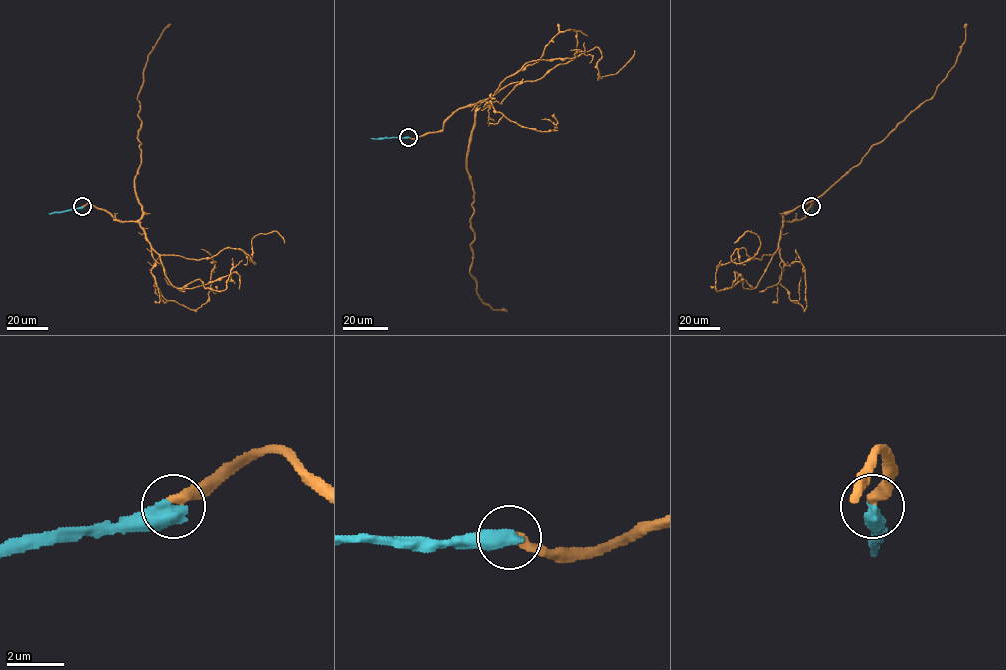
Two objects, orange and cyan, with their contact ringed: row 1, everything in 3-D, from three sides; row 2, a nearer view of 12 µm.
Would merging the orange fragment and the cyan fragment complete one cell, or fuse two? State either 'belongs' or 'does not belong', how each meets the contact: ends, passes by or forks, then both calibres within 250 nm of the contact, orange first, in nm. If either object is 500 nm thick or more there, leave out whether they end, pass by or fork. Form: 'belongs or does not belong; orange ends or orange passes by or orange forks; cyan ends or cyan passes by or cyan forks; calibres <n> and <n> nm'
belongs; calibres 380 and 600 nm

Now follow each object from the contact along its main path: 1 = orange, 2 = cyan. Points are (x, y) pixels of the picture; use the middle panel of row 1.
1: (408, 137), (440, 132), (459, 109), (475, 105), (467, 155), (473, 190), (469, 273), (481, 300), (507, 311)
2: (408, 137), (370, 138)

